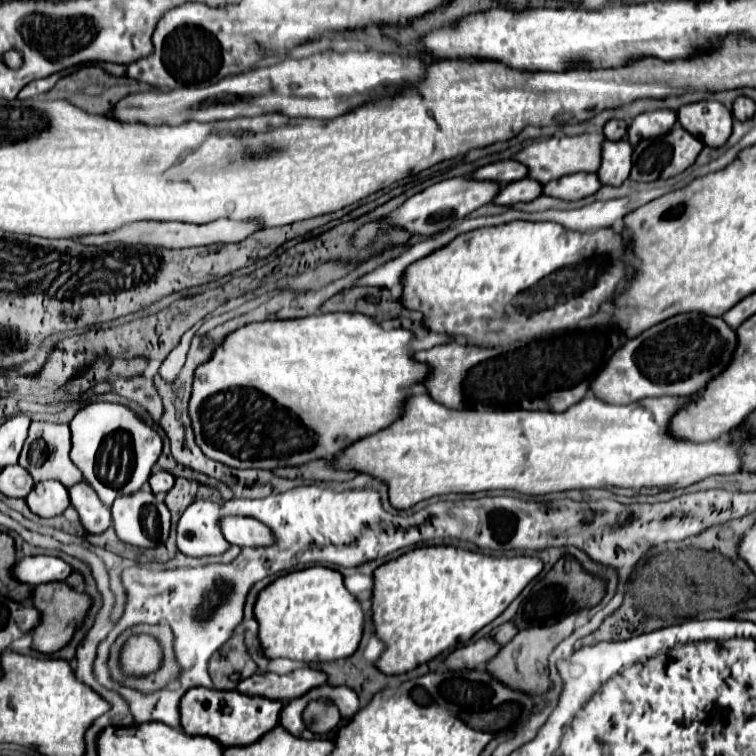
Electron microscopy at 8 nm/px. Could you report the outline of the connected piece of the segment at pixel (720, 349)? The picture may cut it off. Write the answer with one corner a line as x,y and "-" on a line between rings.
682,313
670,317
642,335
628,339
608,359
604,369
592,379
590,391
600,401
610,405
628,405
646,397
686,397
720,375
736,349
736,331
724,319
708,317
704,313

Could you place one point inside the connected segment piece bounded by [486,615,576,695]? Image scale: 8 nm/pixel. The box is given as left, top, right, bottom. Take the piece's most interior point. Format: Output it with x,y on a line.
522,665

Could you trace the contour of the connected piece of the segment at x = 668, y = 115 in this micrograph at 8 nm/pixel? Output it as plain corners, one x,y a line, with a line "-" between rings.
670,109
642,113
632,121
632,125
628,129
628,141
632,145
638,145
642,139
666,135
674,127
674,123
676,123
676,113

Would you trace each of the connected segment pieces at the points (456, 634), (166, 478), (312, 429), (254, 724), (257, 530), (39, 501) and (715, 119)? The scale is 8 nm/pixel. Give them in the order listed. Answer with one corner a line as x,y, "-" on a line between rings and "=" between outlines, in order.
420,547
380,565
374,571
372,623
376,637
384,643
384,651
374,663
376,669
384,675
400,675
458,643
466,643
484,625
494,621
540,571
542,561
536,557
490,557
454,547
=
154,469
150,477
150,489
152,493
166,493
174,487
174,477
162,469
=
326,313
326,315
310,315
302,319
276,319
276,321
262,321
262,323
248,323
232,333
226,335
226,339
214,349
212,357
204,363
200,363
194,371
194,381
192,381
192,395
188,403
188,415
192,421
194,429
194,439
200,445
202,453
214,461
220,461
228,467
236,469
278,469
278,467
294,467
302,465
308,461
318,461
318,459
332,459
334,455
340,453
338,449
338,439
346,445
372,435
386,425
390,425
396,417
402,413
404,405
404,395
402,395
402,385
410,387
420,383
428,375
428,367
412,361
412,351
408,343
412,341
412,333
406,329
384,329
380,323
374,319
360,315
360,313
=
190,689
180,701
180,725
188,735
206,735
222,747
250,745
258,741
268,729
274,729
280,717
282,703
268,701
266,697
246,697
236,691
216,689
=
226,517
222,519
222,533
226,541
238,547
268,547
276,543
270,527
252,517
=
42,481
34,485
32,493
26,497
26,503
32,513
48,519
62,515
70,507
70,497
68,489
58,481
=
718,101
684,105
678,111
678,121
706,147
722,147
732,133
732,113

